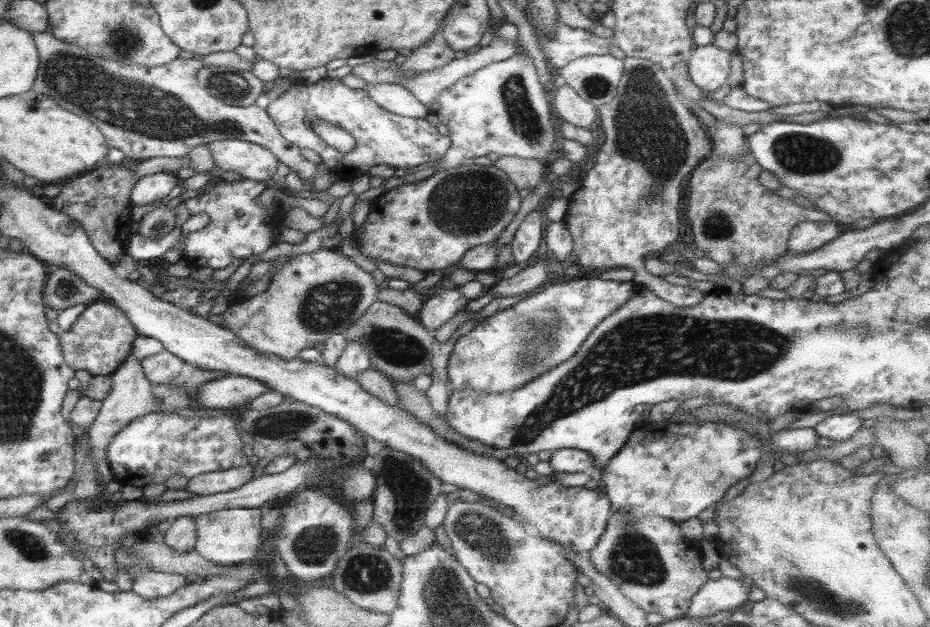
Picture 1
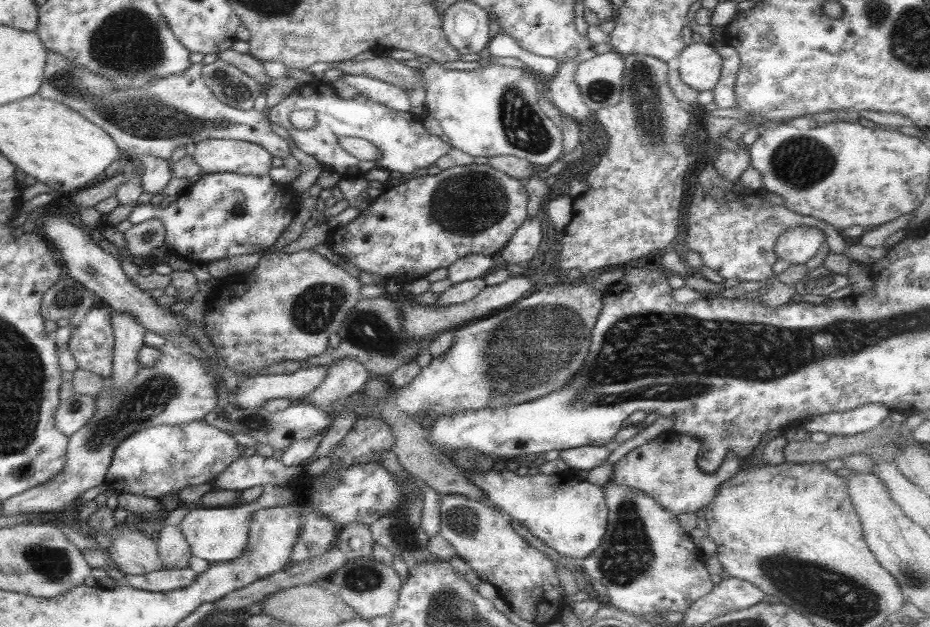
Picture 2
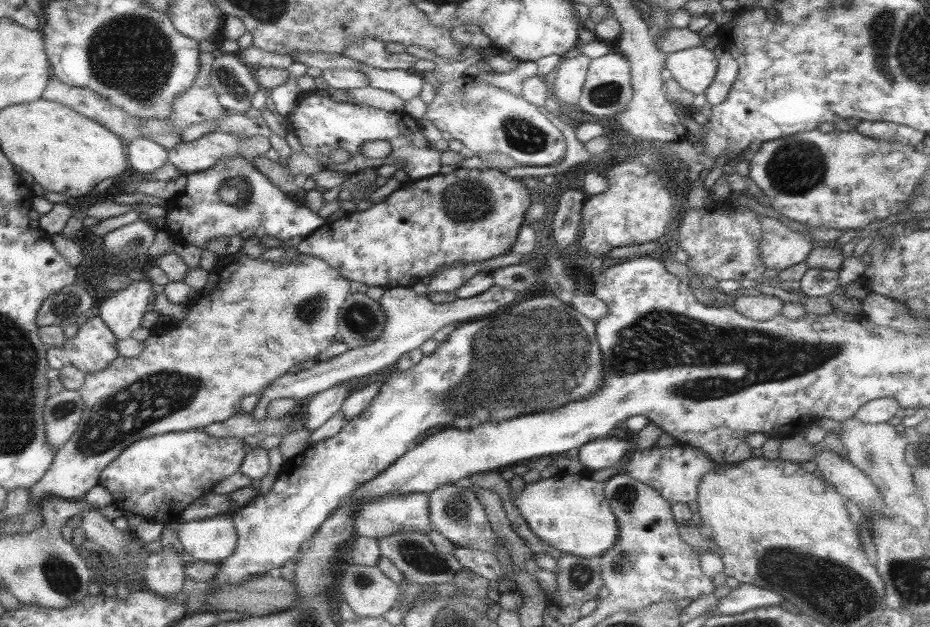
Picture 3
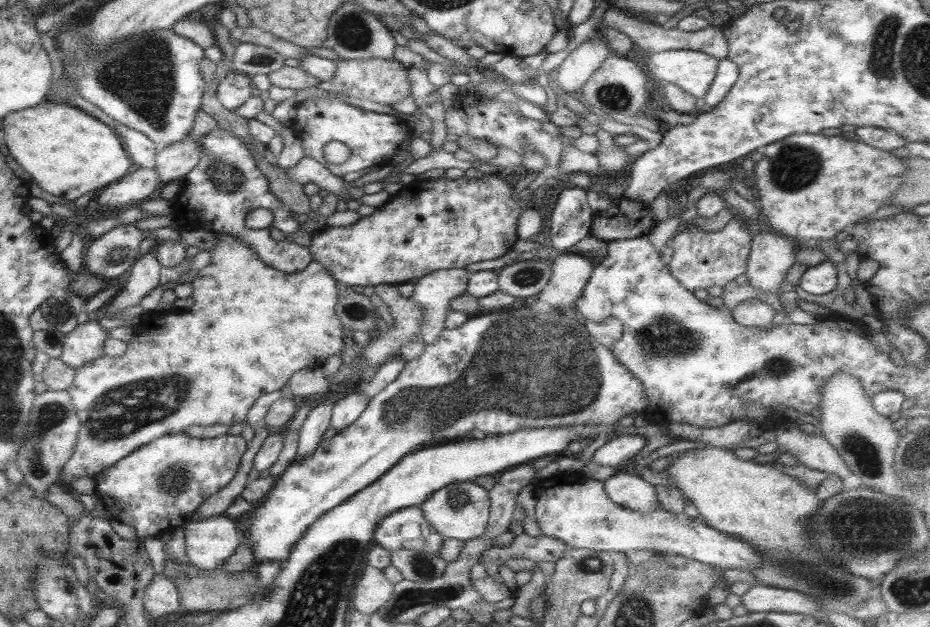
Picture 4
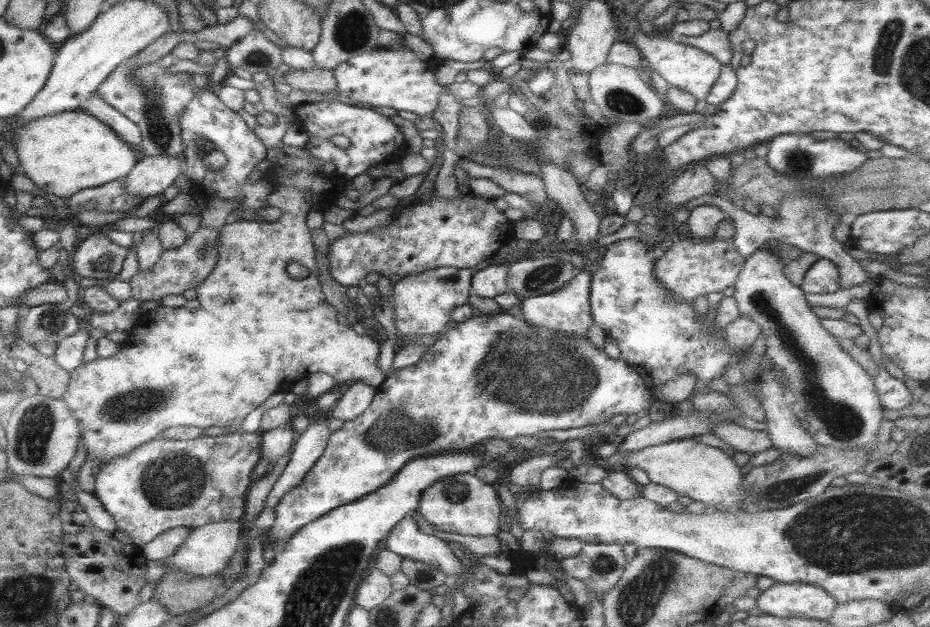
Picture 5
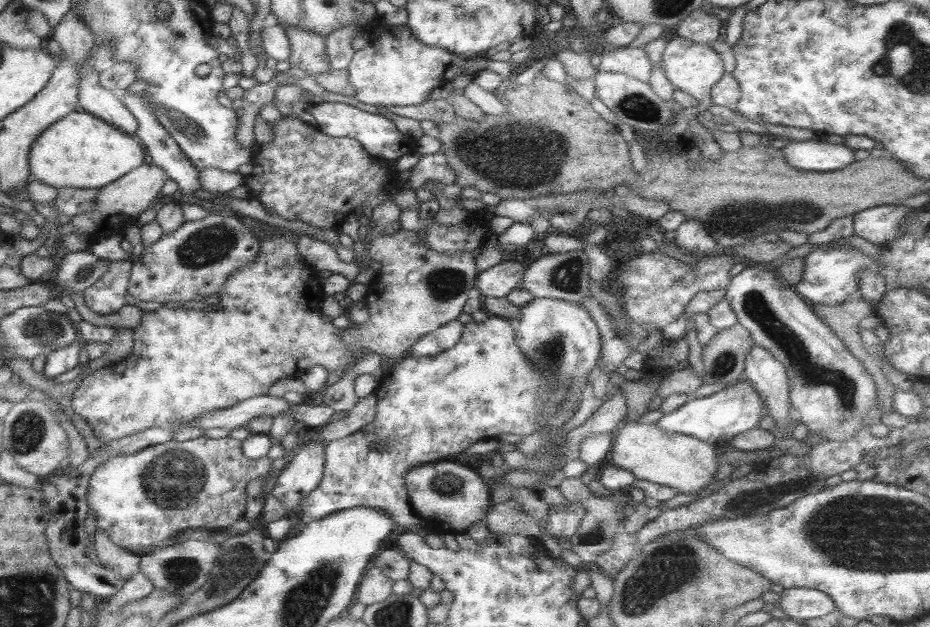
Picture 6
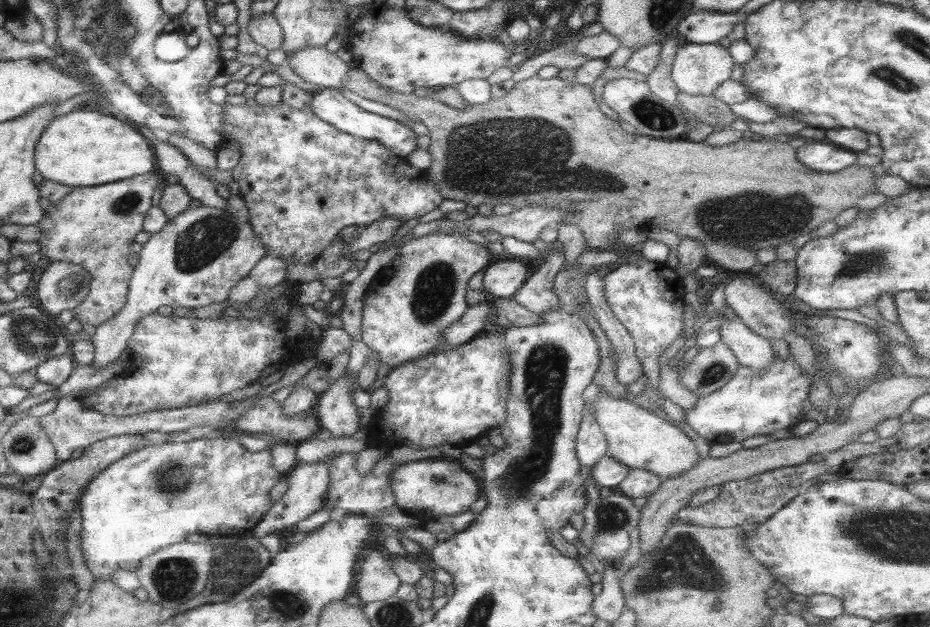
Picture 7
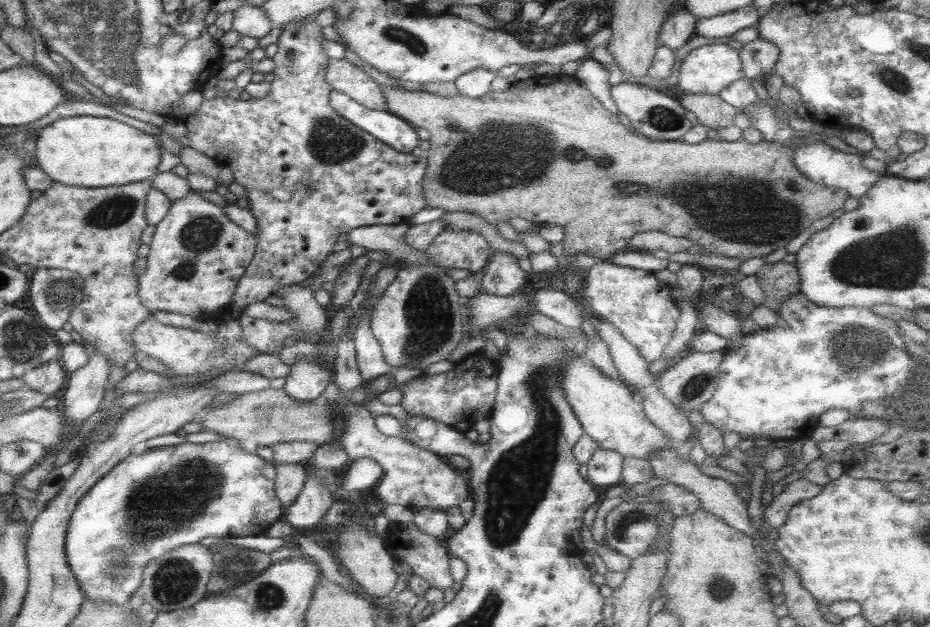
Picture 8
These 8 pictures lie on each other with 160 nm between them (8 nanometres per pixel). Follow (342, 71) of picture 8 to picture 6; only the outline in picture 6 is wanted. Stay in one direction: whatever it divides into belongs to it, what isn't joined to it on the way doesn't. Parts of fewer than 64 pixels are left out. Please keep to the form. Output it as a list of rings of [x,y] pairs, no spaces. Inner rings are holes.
[[[279,25],[286,30],[290,44],[289,68],[300,68],[310,78],[329,70],[323,37],[294,26]]]

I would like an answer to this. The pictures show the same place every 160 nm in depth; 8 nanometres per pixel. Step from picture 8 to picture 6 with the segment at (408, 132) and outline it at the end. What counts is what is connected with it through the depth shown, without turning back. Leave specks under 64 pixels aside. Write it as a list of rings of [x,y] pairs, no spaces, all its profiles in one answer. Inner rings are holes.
[[[341,102],[312,103],[309,111],[315,120],[315,127],[331,138],[352,138],[361,144],[365,152],[373,158],[395,161],[403,154],[409,152],[413,146],[411,136],[405,135],[395,129],[393,121],[383,115],[376,115],[365,110]]]

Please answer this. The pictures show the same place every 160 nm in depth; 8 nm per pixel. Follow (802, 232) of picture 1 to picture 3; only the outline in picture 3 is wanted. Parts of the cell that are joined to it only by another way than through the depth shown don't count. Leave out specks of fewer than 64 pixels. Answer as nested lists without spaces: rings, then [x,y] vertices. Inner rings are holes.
[[[757,215],[761,228],[759,259],[766,270],[784,270],[804,262],[816,245],[812,239],[791,232],[780,220]]]

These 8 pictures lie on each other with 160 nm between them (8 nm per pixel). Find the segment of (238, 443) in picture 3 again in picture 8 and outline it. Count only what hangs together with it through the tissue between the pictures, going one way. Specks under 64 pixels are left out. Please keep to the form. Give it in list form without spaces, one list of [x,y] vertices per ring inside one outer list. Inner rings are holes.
[[[212,441],[201,444],[184,443],[146,449],[141,454],[129,454],[119,464],[103,475],[91,488],[76,502],[75,508],[69,517],[69,524],[65,531],[64,551],[71,574],[75,577],[75,582],[79,585],[79,590],[83,593],[84,600],[91,602],[106,602],[121,606],[127,604],[129,597],[137,591],[142,579],[142,572],[145,565],[150,560],[159,558],[164,552],[185,544],[198,543],[201,538],[214,536],[214,538],[225,538],[229,536],[253,536],[264,534],[263,530],[268,530],[270,524],[281,520],[284,514],[284,507],[277,500],[274,493],[274,466],[259,458],[256,454],[247,453],[241,449],[236,441]]]

